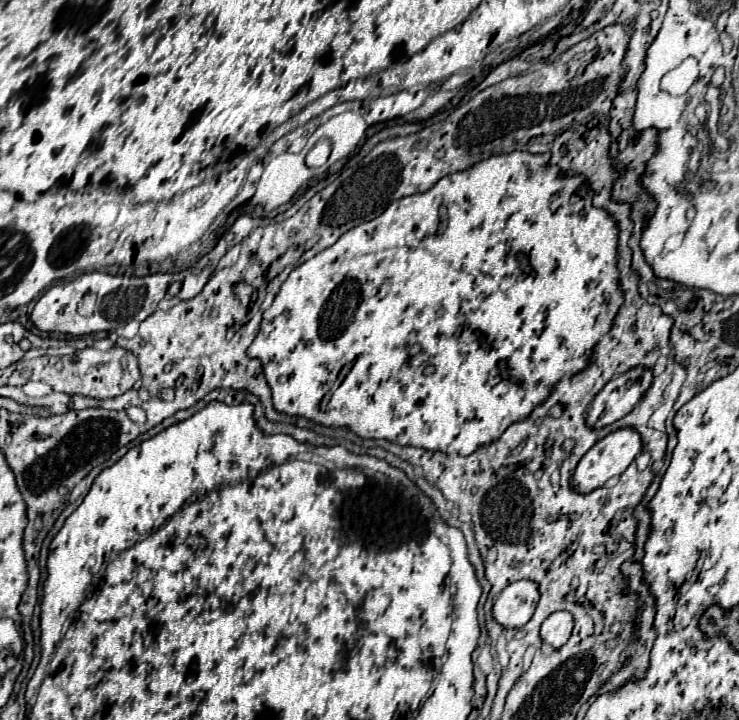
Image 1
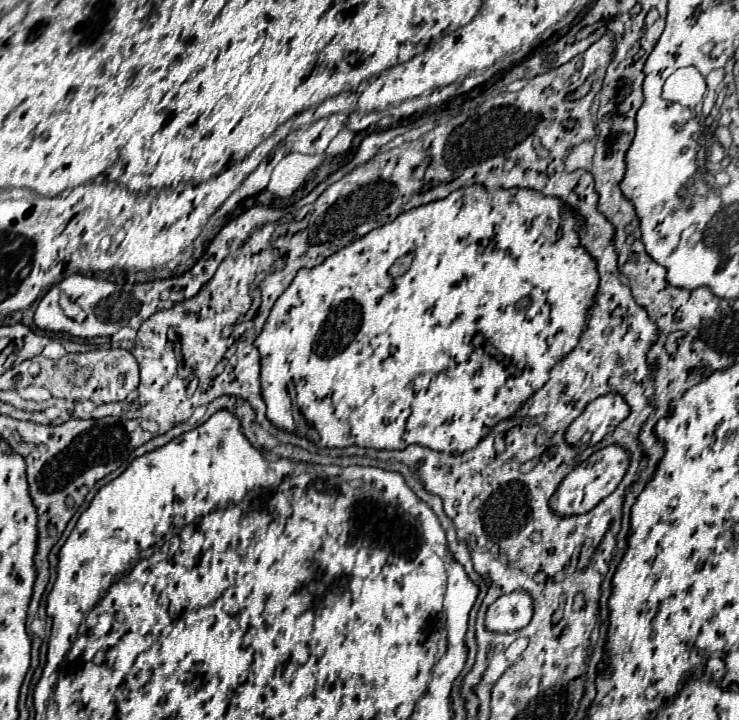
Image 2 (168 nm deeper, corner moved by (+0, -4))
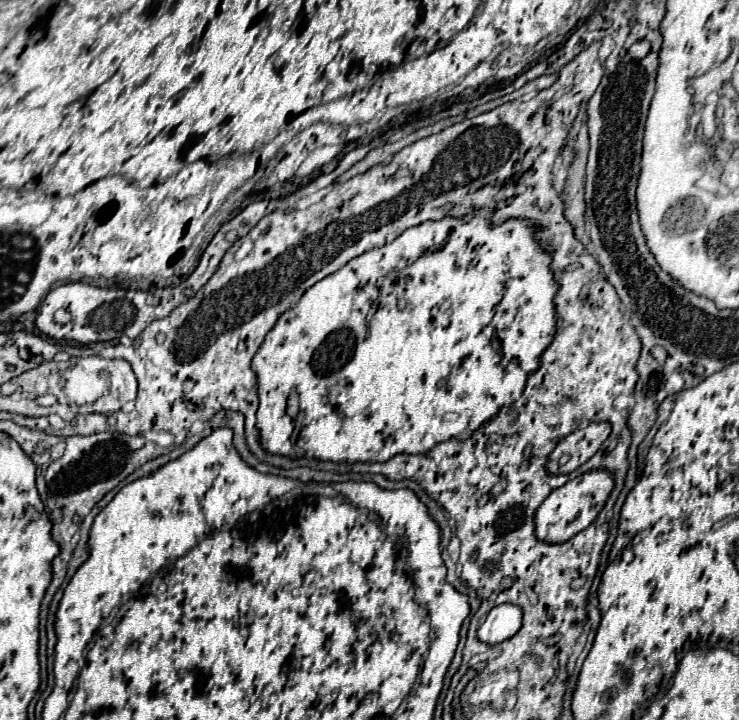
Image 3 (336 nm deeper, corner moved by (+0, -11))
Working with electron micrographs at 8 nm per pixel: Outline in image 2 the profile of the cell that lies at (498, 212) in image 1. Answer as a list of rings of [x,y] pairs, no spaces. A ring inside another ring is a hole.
[[[468,186],[468,188],[460,188],[456,192],[452,192],[448,198],[444,200],[436,200],[436,202],[430,202],[426,206],[418,206],[418,208],[412,208],[410,212],[404,212],[400,214],[394,222],[390,224],[384,224],[380,228],[374,228],[370,234],[366,234],[364,238],[358,238],[356,242],[344,246],[342,250],[338,250],[334,256],[326,258],[320,266],[316,268],[302,268],[296,278],[292,280],[292,284],[284,290],[284,294],[276,300],[268,320],[266,320],[266,326],[262,330],[262,334],[256,338],[256,348],[260,352],[260,376],[262,376],[262,400],[266,404],[266,418],[280,430],[286,430],[286,432],[292,432],[292,428],[296,428],[294,424],[294,416],[292,416],[292,400],[296,400],[298,408],[300,408],[300,416],[304,418],[304,424],[310,426],[312,430],[316,430],[316,436],[314,436],[314,444],[318,448],[348,448],[348,446],[364,446],[364,448],[376,448],[376,450],[400,450],[400,448],[406,448],[410,444],[420,444],[420,446],[428,446],[432,450],[438,450],[438,452],[450,452],[450,454],[460,454],[460,452],[466,452],[470,448],[474,448],[488,432],[494,424],[498,424],[500,420],[506,420],[508,416],[512,416],[536,390],[540,390],[546,380],[550,378],[550,370],[554,368],[554,364],[558,360],[562,360],[580,340],[580,336],[584,334],[584,328],[586,328],[586,322],[588,322],[588,316],[586,316],[586,310],[592,306],[594,298],[596,298],[596,288],[598,288],[598,272],[596,272],[596,262],[584,252],[584,248],[580,246],[578,242],[578,220],[576,220],[576,214],[568,210],[568,206],[558,200],[558,198],[552,198],[552,196],[542,196],[540,192],[534,192],[534,190],[496,190],[494,194],[490,194],[484,186]],[[402,254],[410,254],[414,260],[412,260],[412,266],[410,270],[400,276],[400,278],[390,278],[388,276],[388,270],[390,266],[402,256]]]

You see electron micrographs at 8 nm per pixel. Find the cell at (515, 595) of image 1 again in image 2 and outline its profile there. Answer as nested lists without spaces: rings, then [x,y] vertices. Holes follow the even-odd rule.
[[[510,592],[508,596],[500,596],[500,600],[496,600],[488,612],[486,612],[486,628],[490,632],[516,632],[516,630],[522,630],[532,618],[532,598],[528,596],[528,592]]]

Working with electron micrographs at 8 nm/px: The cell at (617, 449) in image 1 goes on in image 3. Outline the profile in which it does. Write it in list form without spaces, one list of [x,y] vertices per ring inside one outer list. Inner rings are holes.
[[[606,469],[588,471],[584,475],[570,479],[562,487],[554,489],[536,511],[538,539],[548,541],[548,543],[562,543],[562,541],[568,541],[570,537],[574,537],[578,531],[586,529],[598,517],[602,507],[606,505],[606,499],[610,497],[612,489],[614,489],[614,479]]]

